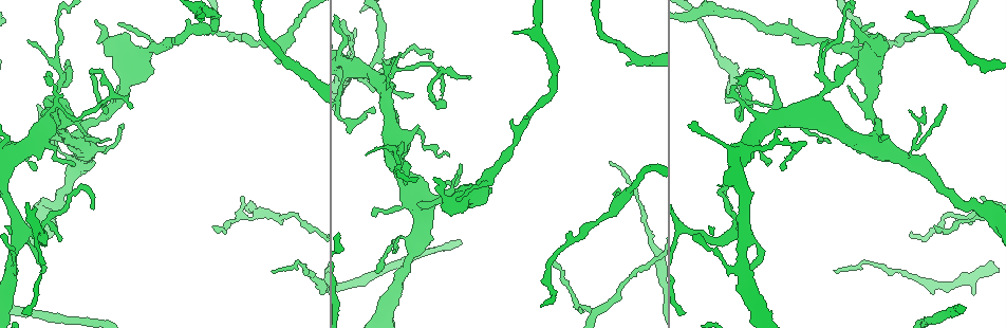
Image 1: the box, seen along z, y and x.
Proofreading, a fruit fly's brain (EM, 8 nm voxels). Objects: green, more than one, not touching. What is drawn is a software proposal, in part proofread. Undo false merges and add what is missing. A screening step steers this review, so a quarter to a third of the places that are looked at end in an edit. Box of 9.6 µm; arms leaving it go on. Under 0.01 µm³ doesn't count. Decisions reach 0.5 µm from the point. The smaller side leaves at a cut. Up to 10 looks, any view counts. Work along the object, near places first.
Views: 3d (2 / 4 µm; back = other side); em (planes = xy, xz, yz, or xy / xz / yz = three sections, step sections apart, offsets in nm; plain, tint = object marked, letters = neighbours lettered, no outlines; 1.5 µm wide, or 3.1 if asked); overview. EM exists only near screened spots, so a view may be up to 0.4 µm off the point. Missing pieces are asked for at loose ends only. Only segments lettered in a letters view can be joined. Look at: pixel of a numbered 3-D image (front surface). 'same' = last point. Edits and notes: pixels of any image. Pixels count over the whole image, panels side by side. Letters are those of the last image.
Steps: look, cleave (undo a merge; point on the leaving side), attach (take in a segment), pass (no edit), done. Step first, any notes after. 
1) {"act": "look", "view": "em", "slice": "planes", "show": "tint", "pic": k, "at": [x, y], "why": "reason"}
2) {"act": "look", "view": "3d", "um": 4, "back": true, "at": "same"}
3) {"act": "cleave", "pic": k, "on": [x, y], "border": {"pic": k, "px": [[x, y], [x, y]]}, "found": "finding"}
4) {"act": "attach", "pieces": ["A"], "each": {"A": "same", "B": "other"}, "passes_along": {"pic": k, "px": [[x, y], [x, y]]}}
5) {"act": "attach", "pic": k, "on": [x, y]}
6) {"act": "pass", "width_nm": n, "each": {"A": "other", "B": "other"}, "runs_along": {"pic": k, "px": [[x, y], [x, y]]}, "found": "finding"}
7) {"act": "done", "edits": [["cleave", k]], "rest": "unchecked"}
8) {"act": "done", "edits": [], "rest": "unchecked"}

{"act": "look", "view": "3d", "um": 4, "pic": 1, "at": [397, 67]}

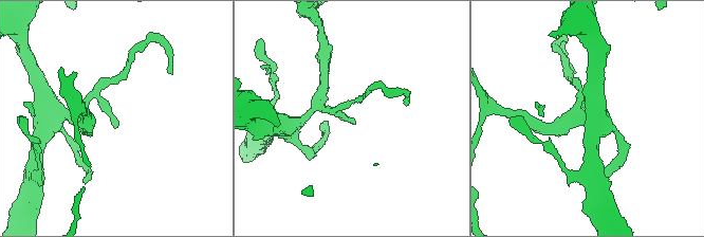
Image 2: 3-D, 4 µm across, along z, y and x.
{"act": "look", "view": "em", "slice": "planes", "show": "letters", "pic": 2, "at": [118, 125], "why": "shape alone is not enough"}

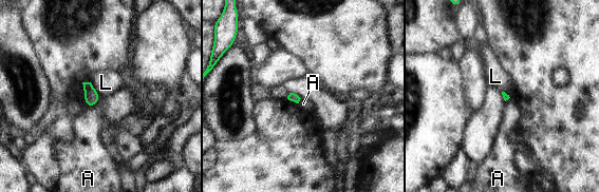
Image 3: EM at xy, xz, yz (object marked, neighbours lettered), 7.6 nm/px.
{"act": "pass", "each": {"A": "other", "L": "other"}, "border": {"pic": 3, "px": [[95, 103], [88, 107]]}, "found": "no lettered segment goes on from it"}

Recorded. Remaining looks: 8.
{"act": "look", "view": "em", "slice": "xy", "step": 4, "show": "tint", "pic": 1, "at": [751, 105], "why": "free end"}

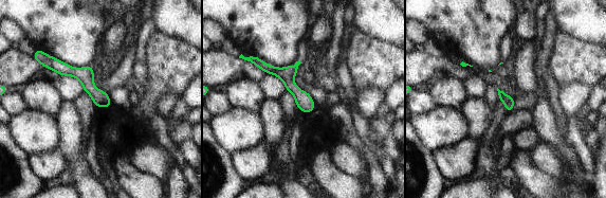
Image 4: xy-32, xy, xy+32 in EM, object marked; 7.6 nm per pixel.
{"act": "look", "view": "em", "slice": "planes", "show": "letters", "at": "same", "why": "another direction"}

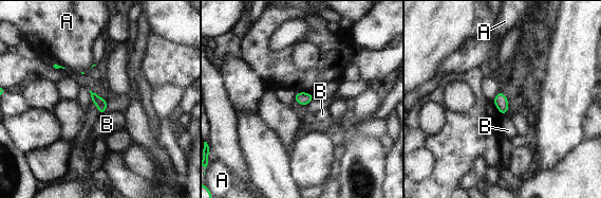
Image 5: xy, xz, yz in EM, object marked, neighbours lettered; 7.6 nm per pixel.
{"act": "pass", "each": {"A": "other", "B": "other"}, "border": {"pic": 5, "px": [[104, 113], [100, 115]]}, "found": "none of them fits"}

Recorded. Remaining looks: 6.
{"act": "look", "view": "em", "slice": "planes", "show": "letters", "pic": 1, "at": [67, 60], "why": "branch stops here"}

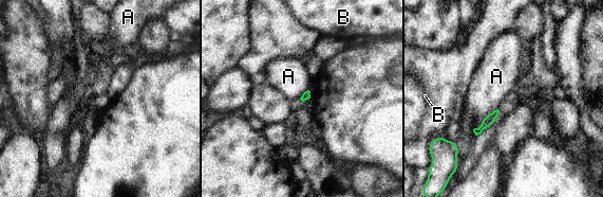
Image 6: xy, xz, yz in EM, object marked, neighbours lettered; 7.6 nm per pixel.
{"act": "pass", "each": {"A": "other", "B": "other"}, "border": {"pic": 6, "px": [[497, 108], [473, 129], [475, 136]]}, "found": "none of them fits"}

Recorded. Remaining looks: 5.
{"act": "look", "view": "em", "slice": "planes", "show": "plain", "pic": 1, "at": [618, 199], "why": "thick turns thin"}

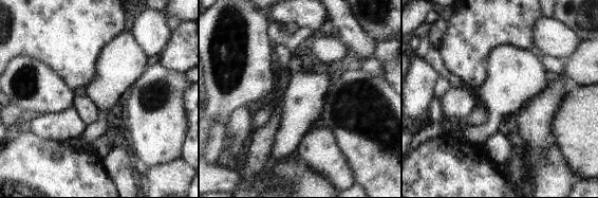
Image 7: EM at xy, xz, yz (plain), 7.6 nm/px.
{"act": "look", "view": "em", "slice": "planes", "show": "tint", "at": "same"}

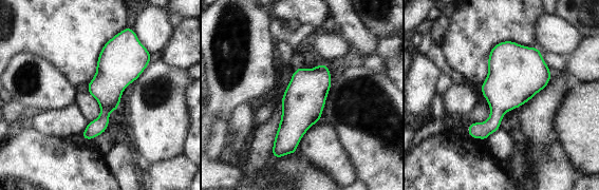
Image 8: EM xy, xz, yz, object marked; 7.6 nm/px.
{"act": "look", "view": "em", "slice": "planes", "show": "letters", "at": "same"}

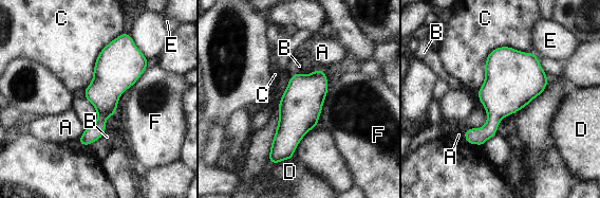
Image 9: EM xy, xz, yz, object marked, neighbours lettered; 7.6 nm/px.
{"act": "pass", "longest_contact_nm": ["C", 550], "each": {"A": "other", "B": "other", "C": "other", "D": "other", "E": "other", "F": "other"}, "border": {"pic": 9, "px": [[532, 52], [494, 48], [476, 92]]}, "found": "one cell here"}

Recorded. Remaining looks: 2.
{"act": "done", "edits": [], "rest": "unchecked"}

